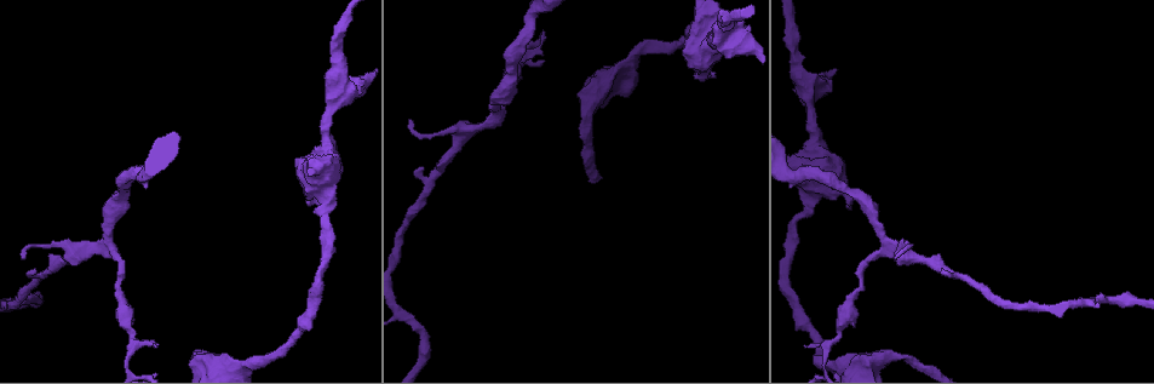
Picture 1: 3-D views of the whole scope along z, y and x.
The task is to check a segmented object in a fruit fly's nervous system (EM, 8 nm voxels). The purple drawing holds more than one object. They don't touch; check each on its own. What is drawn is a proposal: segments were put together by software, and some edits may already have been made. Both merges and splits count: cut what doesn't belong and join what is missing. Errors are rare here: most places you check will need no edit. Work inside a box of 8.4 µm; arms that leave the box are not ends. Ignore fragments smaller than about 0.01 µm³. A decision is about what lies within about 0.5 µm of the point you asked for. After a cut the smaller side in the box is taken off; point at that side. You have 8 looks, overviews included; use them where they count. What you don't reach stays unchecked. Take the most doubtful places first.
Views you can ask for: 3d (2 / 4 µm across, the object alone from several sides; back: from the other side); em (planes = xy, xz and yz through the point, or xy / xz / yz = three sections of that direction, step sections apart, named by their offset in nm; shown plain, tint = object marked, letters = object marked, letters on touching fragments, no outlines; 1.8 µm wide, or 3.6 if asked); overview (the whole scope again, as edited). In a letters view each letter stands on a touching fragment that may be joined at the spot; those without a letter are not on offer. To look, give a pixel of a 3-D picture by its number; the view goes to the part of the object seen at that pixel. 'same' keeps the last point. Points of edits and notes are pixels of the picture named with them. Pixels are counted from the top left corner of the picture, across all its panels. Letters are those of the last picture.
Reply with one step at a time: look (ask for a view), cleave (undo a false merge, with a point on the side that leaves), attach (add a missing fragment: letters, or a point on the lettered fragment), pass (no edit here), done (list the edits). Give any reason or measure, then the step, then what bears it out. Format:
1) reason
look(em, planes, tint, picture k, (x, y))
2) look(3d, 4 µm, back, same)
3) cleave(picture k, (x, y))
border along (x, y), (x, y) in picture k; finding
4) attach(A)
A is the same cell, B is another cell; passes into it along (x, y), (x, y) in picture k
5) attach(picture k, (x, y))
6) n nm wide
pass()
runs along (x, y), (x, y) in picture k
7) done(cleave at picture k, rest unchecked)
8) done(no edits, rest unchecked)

side arm on a straight run
look(3d, 4 µm, picture 1, (725, 31))

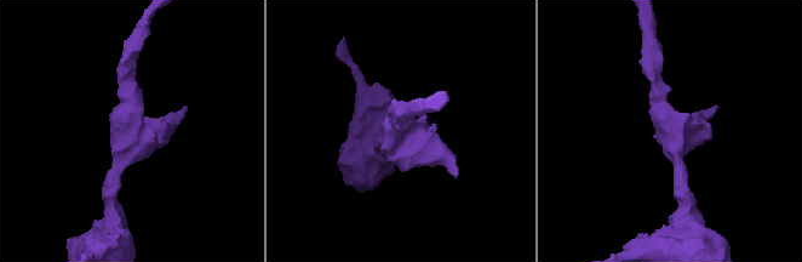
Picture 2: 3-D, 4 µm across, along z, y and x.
3 arms; arms of 200, 260, 260 nm
look(em, planes, tint, picture 2, (673, 139))

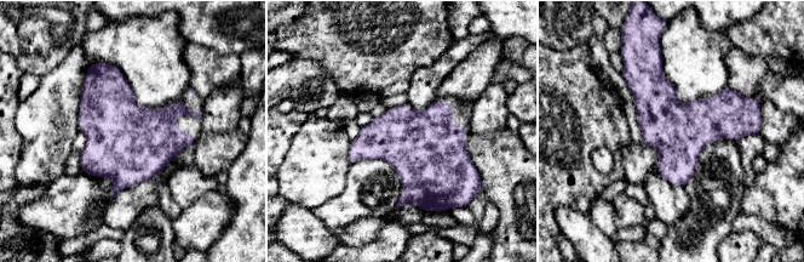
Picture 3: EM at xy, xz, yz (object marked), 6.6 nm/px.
what lies round it
look(em, planes, letters, same)

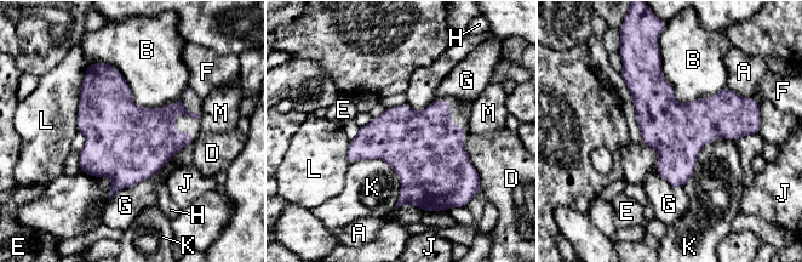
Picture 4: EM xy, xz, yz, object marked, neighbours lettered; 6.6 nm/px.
pass()
A, B, D, E, F, G, H, J, K, L and M are other cells; border along (349, 163), (393, 169), (394, 209) in picture 4; one neuron here

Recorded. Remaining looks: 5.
branch stops here
look(em, yz, step 4, letters, picture 1, (848, 210))

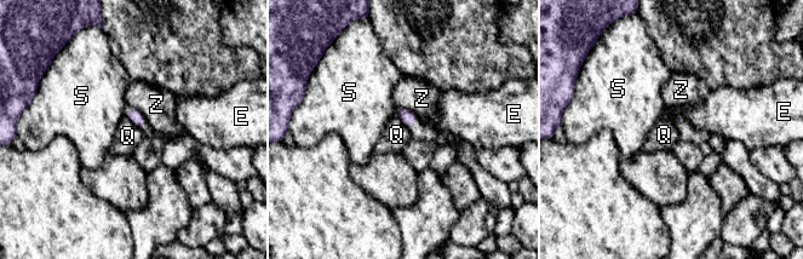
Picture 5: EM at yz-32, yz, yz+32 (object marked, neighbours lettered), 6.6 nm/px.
look(em, planes, letters, same)

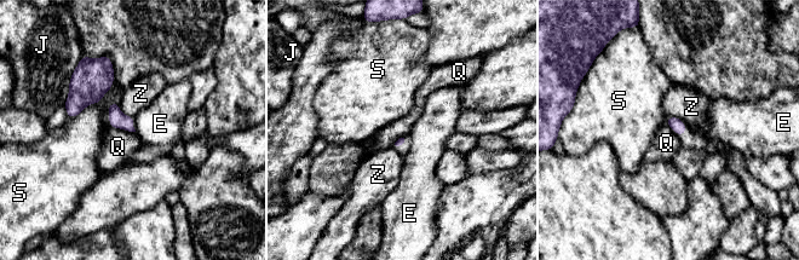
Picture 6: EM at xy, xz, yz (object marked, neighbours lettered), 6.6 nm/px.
S touches over 380 nm
pass()
E, J, Q, S and Z are other cells; none of them fits

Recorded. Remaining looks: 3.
branch stops here
look(em, 3.6 µm, xz, step 8, letters, picture 1, (806, 346))

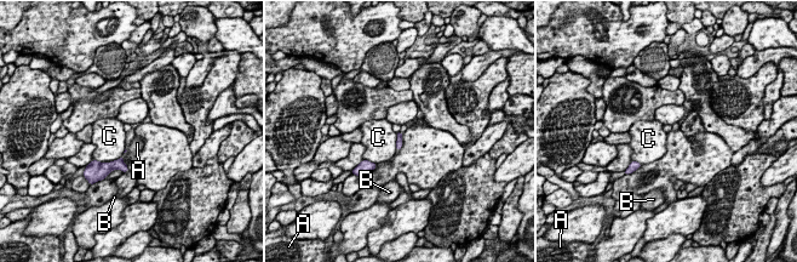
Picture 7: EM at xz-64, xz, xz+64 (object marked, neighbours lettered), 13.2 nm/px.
another direction
look(em, 3.6 µm, planes, letters, same)

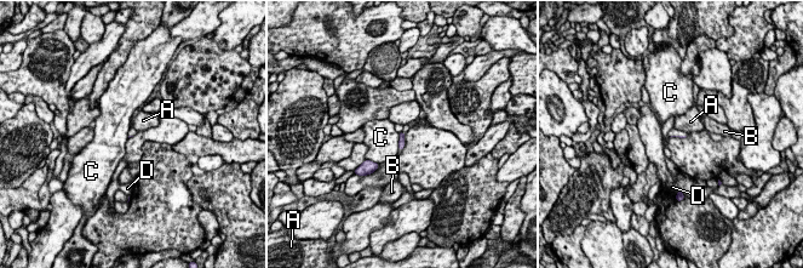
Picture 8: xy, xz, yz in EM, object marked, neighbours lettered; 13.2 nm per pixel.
pass()
A, B, C and D are other cells; border along (400, 134), (397, 149) in picture 8; none of them fits

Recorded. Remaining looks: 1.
done(no edits, rest unchecked)

